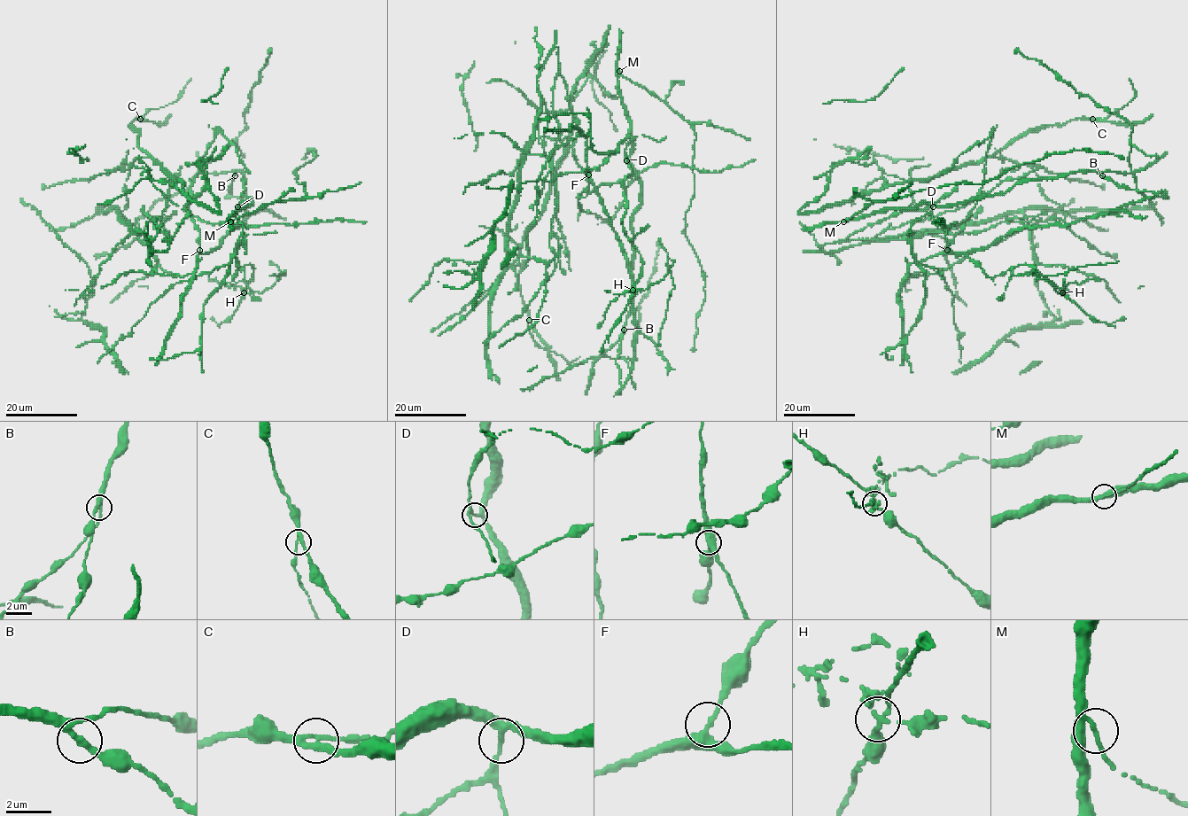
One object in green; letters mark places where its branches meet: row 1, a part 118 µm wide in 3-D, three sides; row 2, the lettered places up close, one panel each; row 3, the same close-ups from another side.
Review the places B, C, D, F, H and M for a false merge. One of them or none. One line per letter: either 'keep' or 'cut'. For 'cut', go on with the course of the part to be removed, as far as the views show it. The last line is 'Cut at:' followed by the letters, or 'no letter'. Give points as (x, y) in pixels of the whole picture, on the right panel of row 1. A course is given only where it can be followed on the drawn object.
B: keep
C: keep
D: keep
F: keep
H: cut; course (1062, 291), (1058, 293), (1040, 276), (1119, 261)
M: keep
Cut at: H

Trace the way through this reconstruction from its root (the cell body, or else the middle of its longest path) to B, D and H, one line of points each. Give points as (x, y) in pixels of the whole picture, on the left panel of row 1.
B: (205, 253), (215, 250), (234, 228), (244, 226), (244, 220), (249, 215), (245, 204), (226, 190), (235, 175)
D: (205, 253), (244, 226), (245, 204), (226, 190), (241, 171), (242, 194), (251, 203), (237, 206)
H: (205, 253), (244, 226), (245, 204), (226, 190), (241, 171), (244, 291)

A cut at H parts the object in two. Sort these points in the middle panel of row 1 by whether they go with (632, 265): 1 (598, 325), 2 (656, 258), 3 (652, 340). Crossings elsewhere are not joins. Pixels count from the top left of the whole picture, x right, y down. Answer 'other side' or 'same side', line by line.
1: other side
2: same side
3: same side

